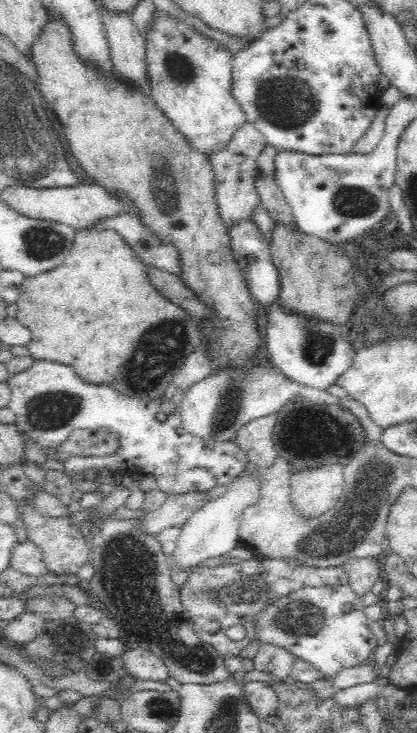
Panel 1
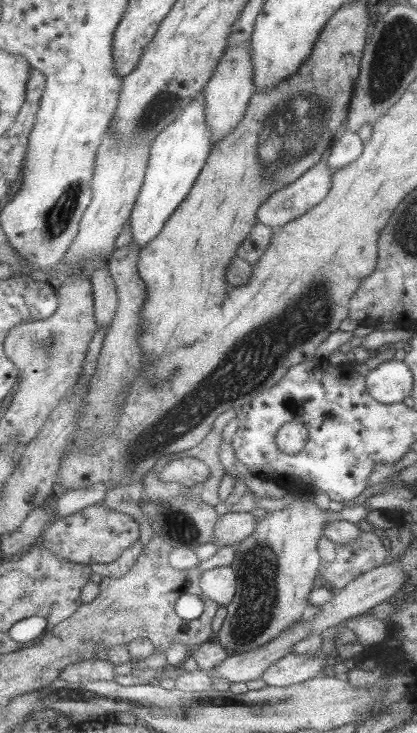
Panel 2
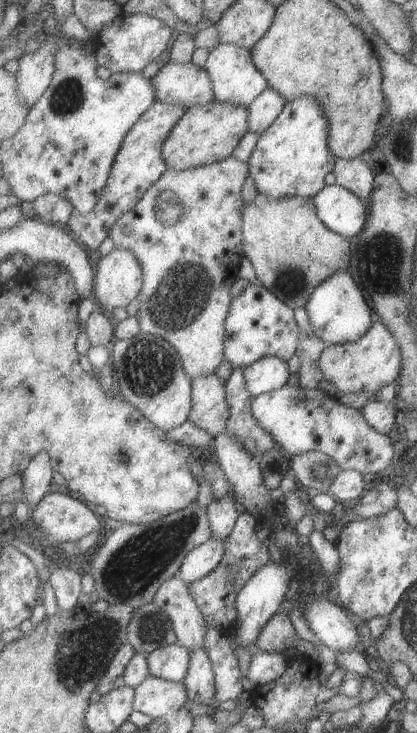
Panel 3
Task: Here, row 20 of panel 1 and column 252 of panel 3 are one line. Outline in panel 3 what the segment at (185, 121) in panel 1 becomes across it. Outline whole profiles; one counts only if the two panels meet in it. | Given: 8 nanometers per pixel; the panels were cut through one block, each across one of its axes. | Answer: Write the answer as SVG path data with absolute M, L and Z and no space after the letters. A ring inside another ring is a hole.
M304 95L289 102L280 118L261 136L249 160L259 192L272 199L318 196L327 187L326 176L334 173L338 164L338 157L331 151L331 128L330 113L319 98Z

